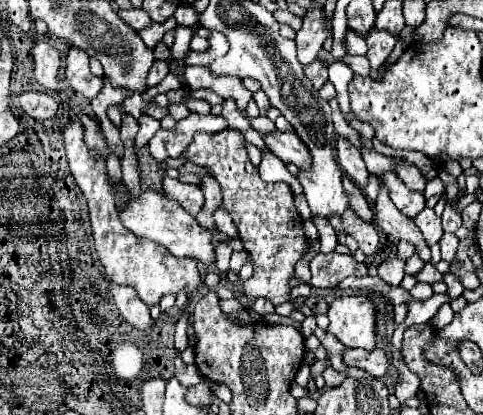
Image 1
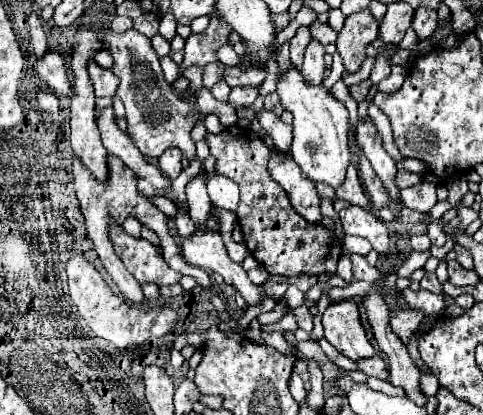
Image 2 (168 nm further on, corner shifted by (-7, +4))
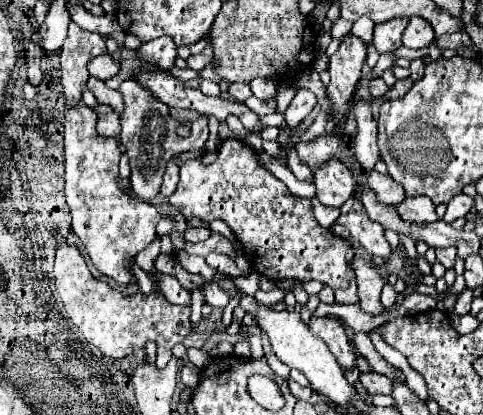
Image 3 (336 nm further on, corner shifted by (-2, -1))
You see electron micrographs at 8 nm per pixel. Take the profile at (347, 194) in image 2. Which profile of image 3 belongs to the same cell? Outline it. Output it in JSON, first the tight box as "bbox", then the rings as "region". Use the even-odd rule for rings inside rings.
{"bbox":[313,157,355,207],"region":[[[331,157],[327,163],[313,169],[313,183],[317,187],[317,199],[327,207],[341,207],[355,193],[355,179],[337,157]]]}

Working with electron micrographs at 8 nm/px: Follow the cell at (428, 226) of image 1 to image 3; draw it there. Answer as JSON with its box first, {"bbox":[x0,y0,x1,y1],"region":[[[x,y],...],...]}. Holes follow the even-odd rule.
{"bbox":[437,247,457,269],"region":[[[439,247],[437,249],[437,261],[445,269],[451,269],[455,265],[455,259],[457,259],[457,249],[455,247]]]}

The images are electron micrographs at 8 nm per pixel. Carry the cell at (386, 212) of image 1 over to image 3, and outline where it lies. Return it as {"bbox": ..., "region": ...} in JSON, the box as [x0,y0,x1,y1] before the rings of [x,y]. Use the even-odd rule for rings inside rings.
{"bbox":[353,97,379,171],"region":[[[357,97],[353,103],[353,115],[357,121],[357,135],[353,141],[357,161],[365,171],[373,171],[375,163],[379,161],[379,149],[377,149],[377,121],[373,119],[371,103]]]}

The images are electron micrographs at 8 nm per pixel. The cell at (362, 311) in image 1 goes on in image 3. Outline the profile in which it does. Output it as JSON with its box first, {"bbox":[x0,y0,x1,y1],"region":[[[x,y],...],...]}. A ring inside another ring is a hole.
{"bbox":[309,317,359,385],"region":[[[311,317],[309,329],[315,337],[319,337],[327,343],[327,347],[335,355],[337,363],[341,365],[345,379],[351,385],[355,385],[359,381],[359,369],[355,367],[355,351],[349,343],[349,337],[345,335],[343,323],[339,319],[331,319],[331,317]]]}

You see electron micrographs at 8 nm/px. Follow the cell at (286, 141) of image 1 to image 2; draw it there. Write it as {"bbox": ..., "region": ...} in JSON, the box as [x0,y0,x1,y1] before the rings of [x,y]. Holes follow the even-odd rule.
{"bbox":[258,110,292,152],"region":[[[262,110],[258,114],[260,126],[264,128],[264,132],[274,140],[274,146],[282,152],[290,152],[290,144],[292,144],[292,126],[284,124],[278,116],[274,116],[268,110]]]}

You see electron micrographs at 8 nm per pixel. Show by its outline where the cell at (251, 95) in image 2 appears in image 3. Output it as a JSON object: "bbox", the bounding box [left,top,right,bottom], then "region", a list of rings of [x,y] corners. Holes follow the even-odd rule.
{"bbox":[229,81,253,101],"region":[[[239,81],[239,83],[231,83],[231,85],[229,85],[229,93],[231,93],[237,101],[245,101],[245,99],[249,99],[249,97],[253,95],[249,83],[243,83],[243,81]]]}

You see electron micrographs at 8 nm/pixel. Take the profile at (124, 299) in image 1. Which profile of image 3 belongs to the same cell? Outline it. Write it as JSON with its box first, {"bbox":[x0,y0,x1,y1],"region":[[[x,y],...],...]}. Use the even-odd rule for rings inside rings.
{"bbox":[63,101,161,285],"region":[[[83,101],[65,107],[65,121],[63,121],[63,125],[65,125],[65,197],[67,197],[67,205],[71,209],[71,217],[73,217],[71,229],[83,241],[85,251],[91,257],[93,265],[103,275],[115,279],[121,285],[127,285],[131,281],[131,263],[129,261],[135,259],[135,255],[153,241],[155,225],[159,223],[161,215],[157,213],[157,209],[153,205],[141,203],[135,195],[121,193],[121,189],[117,187],[119,157],[121,157],[121,153],[117,149],[117,141],[99,137],[95,131],[95,123],[97,123],[97,113],[91,107],[87,107]]]}

